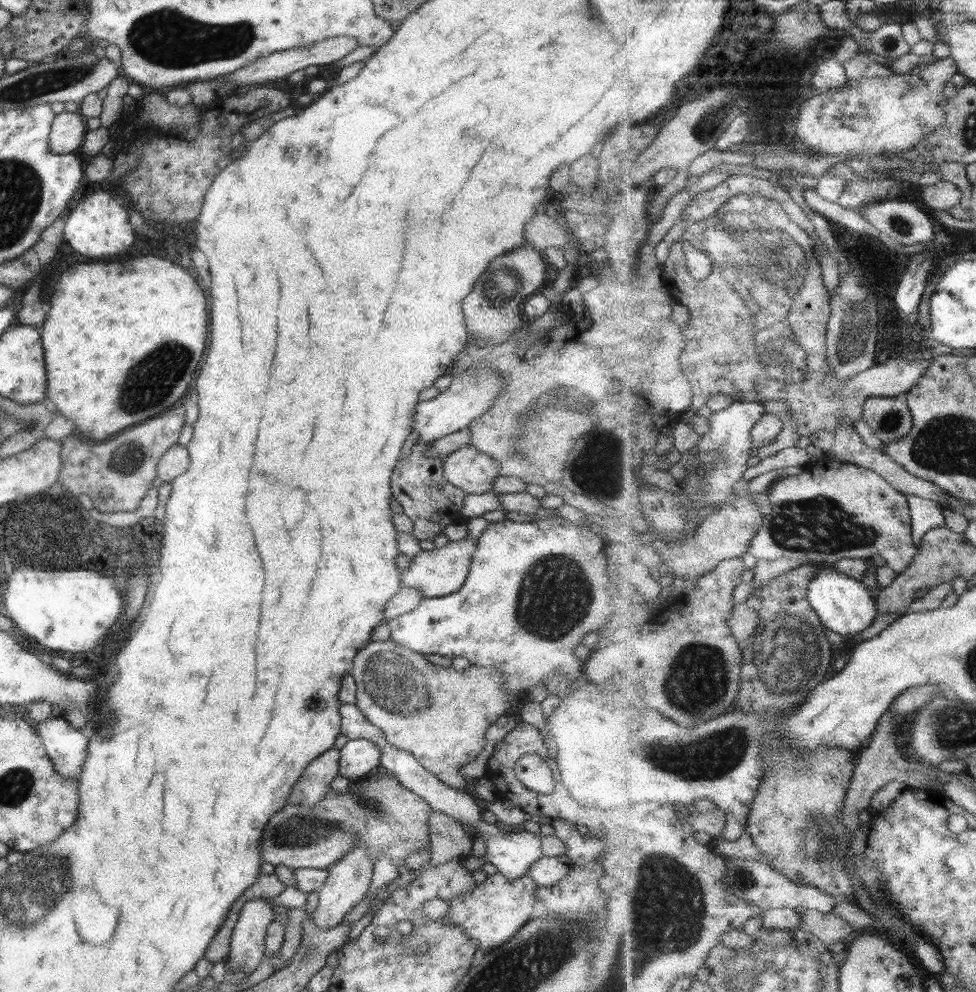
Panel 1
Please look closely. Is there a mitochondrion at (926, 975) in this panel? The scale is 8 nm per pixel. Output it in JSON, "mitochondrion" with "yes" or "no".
{"mitochondrion":"no"}

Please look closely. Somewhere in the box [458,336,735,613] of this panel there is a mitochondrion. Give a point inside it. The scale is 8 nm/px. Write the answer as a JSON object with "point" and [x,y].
{"point":[600,474]}

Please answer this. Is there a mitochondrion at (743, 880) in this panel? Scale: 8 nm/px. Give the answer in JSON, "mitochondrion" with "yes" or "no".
{"mitochondrion":"yes"}

